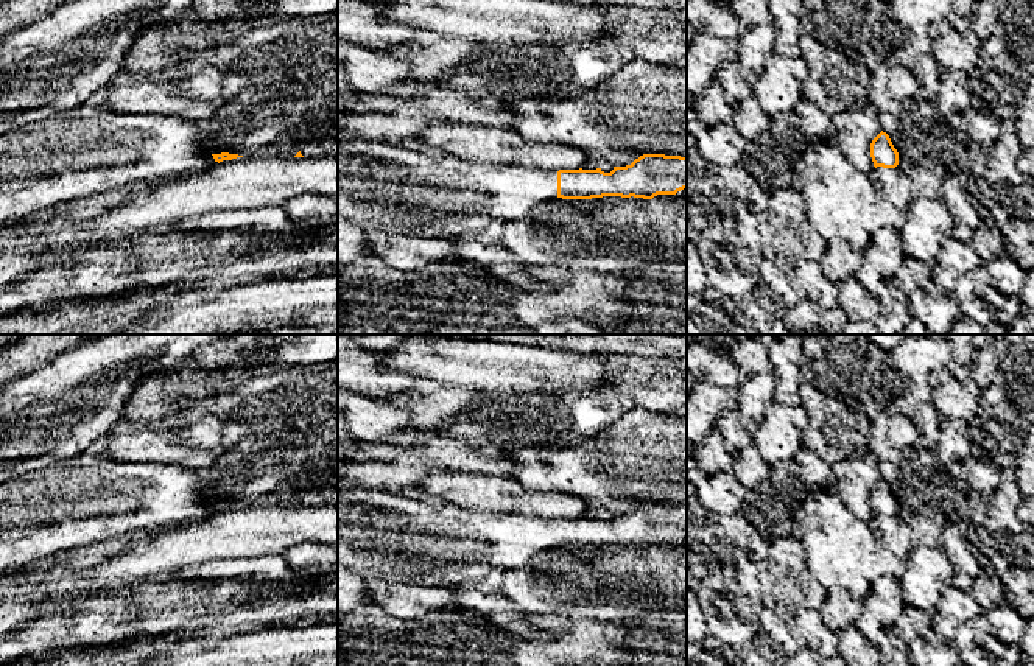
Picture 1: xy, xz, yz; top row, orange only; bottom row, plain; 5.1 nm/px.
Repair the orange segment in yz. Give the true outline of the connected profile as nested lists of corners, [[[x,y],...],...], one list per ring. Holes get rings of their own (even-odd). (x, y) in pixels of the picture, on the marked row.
[[[880,132],[870,143],[870,157],[874,166],[895,168],[899,165],[899,152],[894,148],[889,135]]]

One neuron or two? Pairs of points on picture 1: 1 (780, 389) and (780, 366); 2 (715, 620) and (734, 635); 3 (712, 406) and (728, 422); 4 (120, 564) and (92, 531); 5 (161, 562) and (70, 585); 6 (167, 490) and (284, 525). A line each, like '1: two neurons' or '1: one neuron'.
1: one neuron
2: one neuron
3: two neurons
4: two neurons
5: two neurons
6: two neurons

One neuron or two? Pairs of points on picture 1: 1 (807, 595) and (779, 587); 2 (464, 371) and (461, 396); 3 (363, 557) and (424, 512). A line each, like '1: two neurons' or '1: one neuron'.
1: one neuron
2: two neurons
3: one neuron

